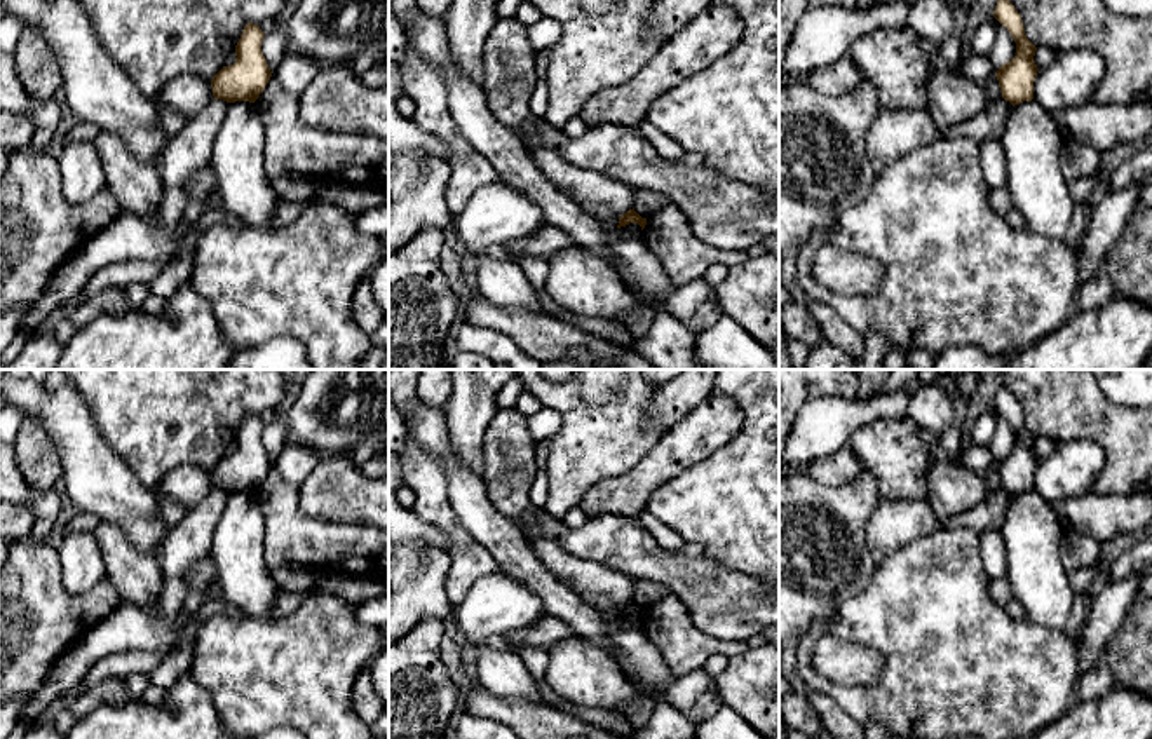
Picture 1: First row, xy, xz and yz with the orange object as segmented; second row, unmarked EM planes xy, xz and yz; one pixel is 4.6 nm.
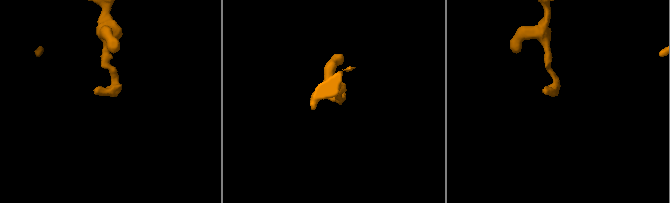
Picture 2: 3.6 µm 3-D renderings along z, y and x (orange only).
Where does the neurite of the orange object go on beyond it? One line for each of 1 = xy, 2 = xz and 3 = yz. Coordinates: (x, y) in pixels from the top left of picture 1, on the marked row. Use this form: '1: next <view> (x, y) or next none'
1: next none
2: next none
3: next none

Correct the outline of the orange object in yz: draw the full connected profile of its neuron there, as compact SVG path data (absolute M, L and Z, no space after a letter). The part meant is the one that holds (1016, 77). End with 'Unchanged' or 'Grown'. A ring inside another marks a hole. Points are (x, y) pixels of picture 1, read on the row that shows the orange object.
M1009 0L997 2L993 17L1007 28L1016 42L1016 56L995 73L1002 98L1013 106L1032 101L1033 82L1039 71L1033 61L1037 47L1027 38L1021 16Z. Unchanged

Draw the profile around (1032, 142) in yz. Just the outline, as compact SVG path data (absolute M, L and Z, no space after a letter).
M1035 99L1014 105L1000 141L1013 207L1032 232L1063 241L1075 200L1061 171L1063 138L1053 115Z

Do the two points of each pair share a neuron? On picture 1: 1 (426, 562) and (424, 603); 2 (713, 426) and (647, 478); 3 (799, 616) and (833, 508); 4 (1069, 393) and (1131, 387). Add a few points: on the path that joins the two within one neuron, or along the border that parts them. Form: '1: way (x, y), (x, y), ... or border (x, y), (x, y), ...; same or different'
1: way (424, 572), (424, 593); same
2: way (697, 434), (663, 462); same
3: way (819, 589), (839, 570), (839, 534); same
4: border (1100, 387), (1112, 401), (1133, 408); different

